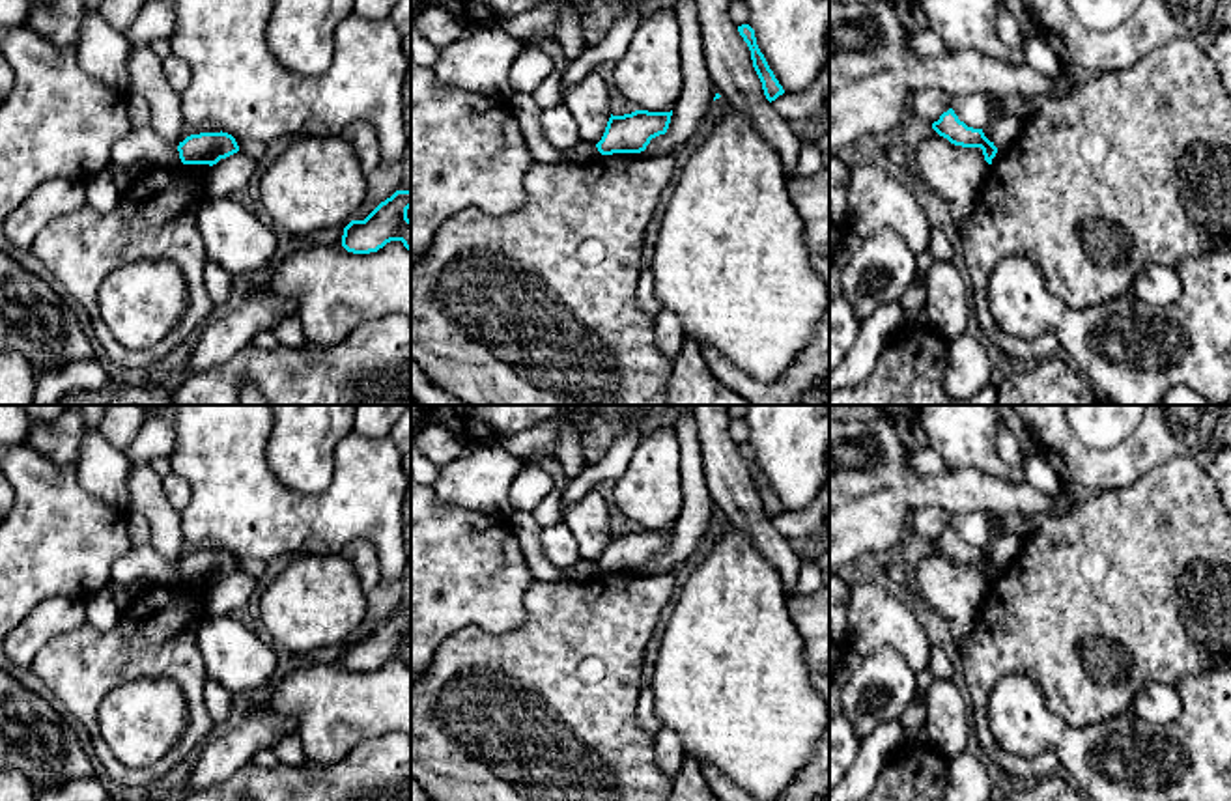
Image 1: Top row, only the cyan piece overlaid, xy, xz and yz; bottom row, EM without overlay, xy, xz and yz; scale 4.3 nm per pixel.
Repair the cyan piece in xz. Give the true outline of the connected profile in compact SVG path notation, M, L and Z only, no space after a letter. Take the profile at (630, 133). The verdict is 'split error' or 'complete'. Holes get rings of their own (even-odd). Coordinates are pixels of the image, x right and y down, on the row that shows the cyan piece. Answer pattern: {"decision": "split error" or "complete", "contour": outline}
{"decision": "complete", "contour": "M635 110L624 116L611 114L605 133L596 148L601 155L641 153L646 149L652 138L667 133L671 116L672 110Z"}

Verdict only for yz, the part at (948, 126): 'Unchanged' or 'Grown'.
Unchanged

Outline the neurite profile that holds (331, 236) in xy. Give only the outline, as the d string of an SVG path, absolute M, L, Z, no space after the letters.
M331 226L331 228L314 232L310 237L310 245L338 246L338 245L342 245L344 228L346 226Z

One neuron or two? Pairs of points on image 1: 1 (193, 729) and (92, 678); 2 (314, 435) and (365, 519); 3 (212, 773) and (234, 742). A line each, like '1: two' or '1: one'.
1: one
2: two
3: one

